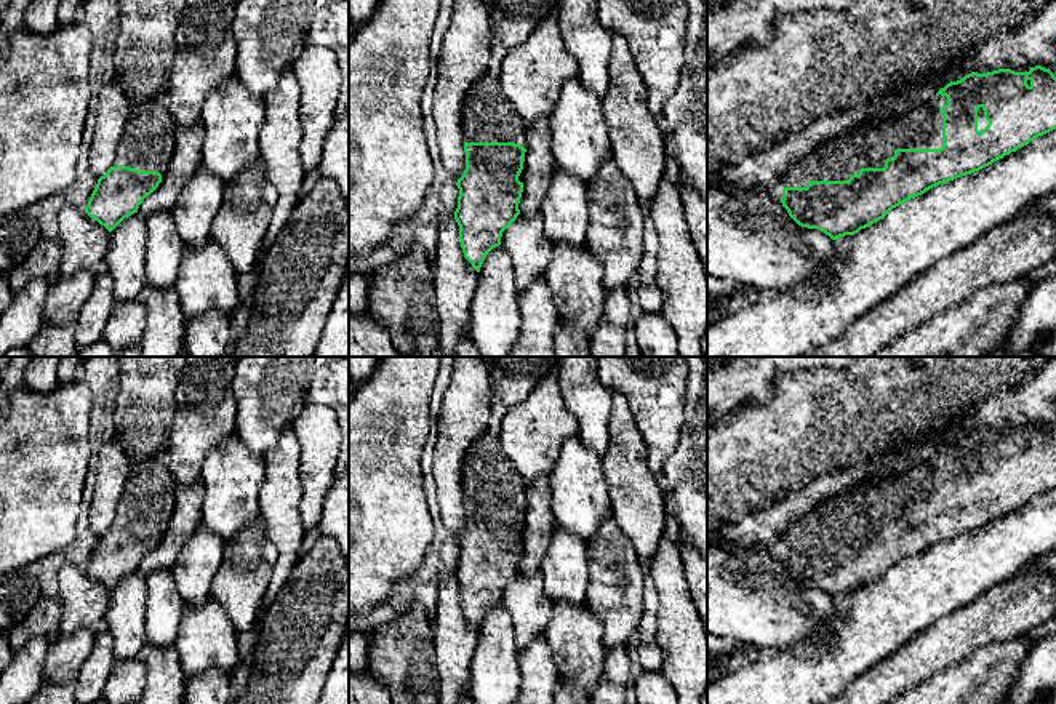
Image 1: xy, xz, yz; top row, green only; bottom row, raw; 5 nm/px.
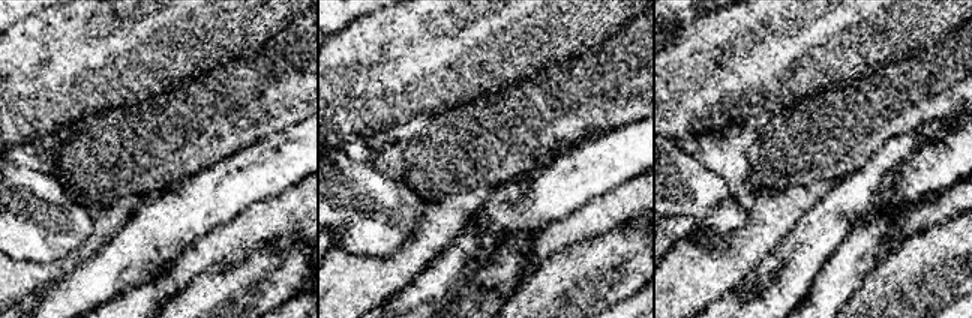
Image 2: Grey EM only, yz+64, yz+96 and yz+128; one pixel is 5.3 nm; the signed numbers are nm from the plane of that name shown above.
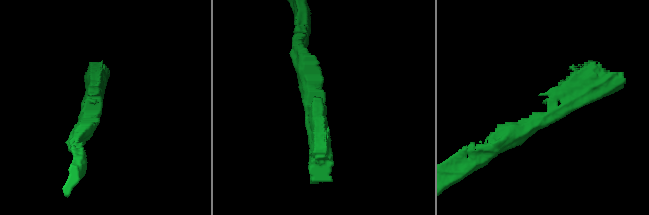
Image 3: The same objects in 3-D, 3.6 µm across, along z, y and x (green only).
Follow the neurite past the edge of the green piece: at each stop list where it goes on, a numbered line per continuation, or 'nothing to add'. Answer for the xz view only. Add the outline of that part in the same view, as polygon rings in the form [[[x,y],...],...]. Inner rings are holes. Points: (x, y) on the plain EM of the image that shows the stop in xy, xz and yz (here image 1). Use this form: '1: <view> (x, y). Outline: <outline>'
1: xz (488, 474). Outline: [[[486,432],[469,446],[461,486],[464,501],[515,501],[526,507],[526,482],[504,453],[501,435]]]

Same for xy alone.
1: xy (148, 501). Outline: [[[168,451],[147,461],[130,461],[112,525],[158,530],[163,538],[174,512],[174,488]]]

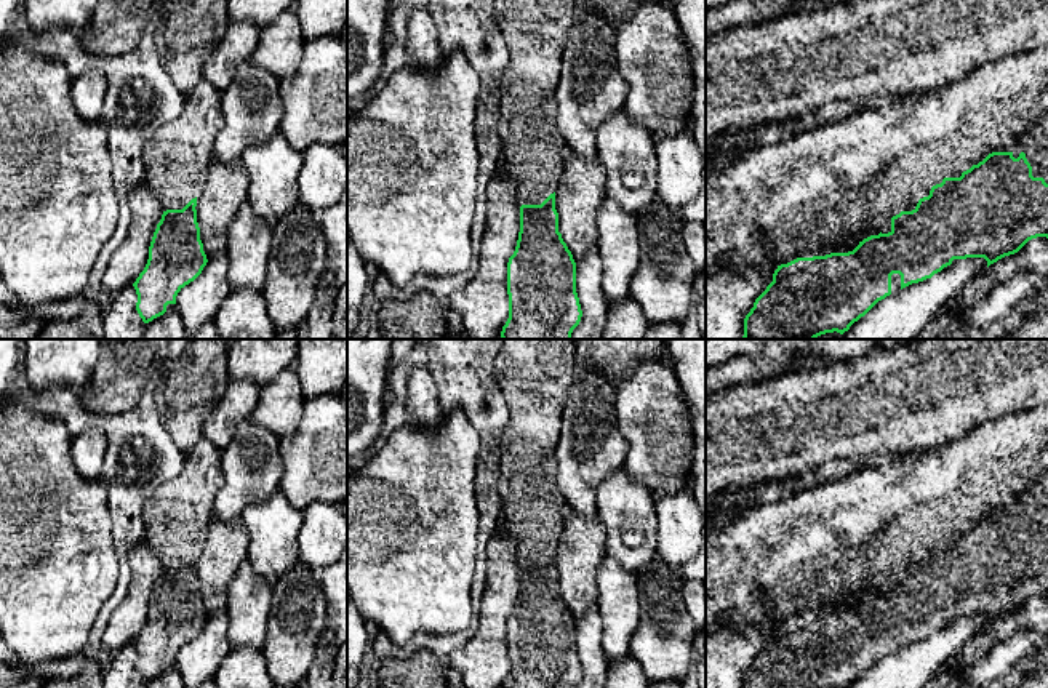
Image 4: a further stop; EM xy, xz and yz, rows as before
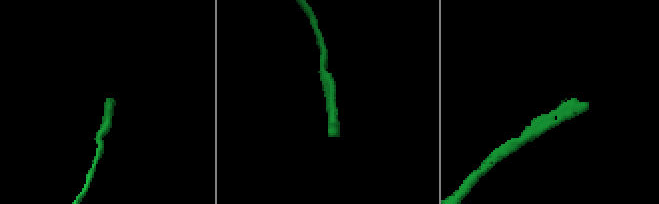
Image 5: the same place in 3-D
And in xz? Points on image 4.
nothing to add

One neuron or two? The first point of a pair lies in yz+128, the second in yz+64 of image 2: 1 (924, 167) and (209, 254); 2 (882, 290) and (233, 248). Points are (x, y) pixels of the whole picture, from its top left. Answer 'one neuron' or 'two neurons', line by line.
1: two neurons
2: two neurons

